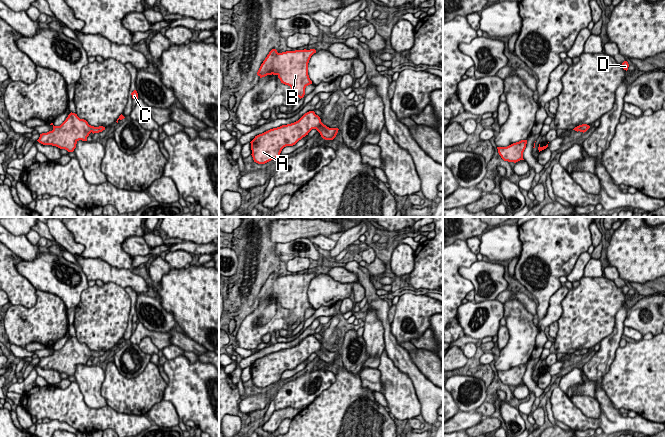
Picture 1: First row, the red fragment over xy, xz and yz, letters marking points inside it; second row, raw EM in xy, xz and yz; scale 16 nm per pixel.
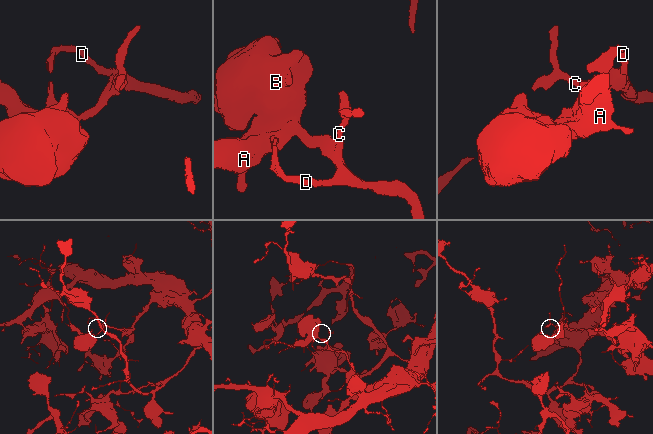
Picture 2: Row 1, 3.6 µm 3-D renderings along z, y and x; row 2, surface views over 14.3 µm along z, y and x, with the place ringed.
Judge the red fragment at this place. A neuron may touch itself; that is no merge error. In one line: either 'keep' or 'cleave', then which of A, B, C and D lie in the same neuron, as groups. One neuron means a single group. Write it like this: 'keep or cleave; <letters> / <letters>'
keep; A B C D

